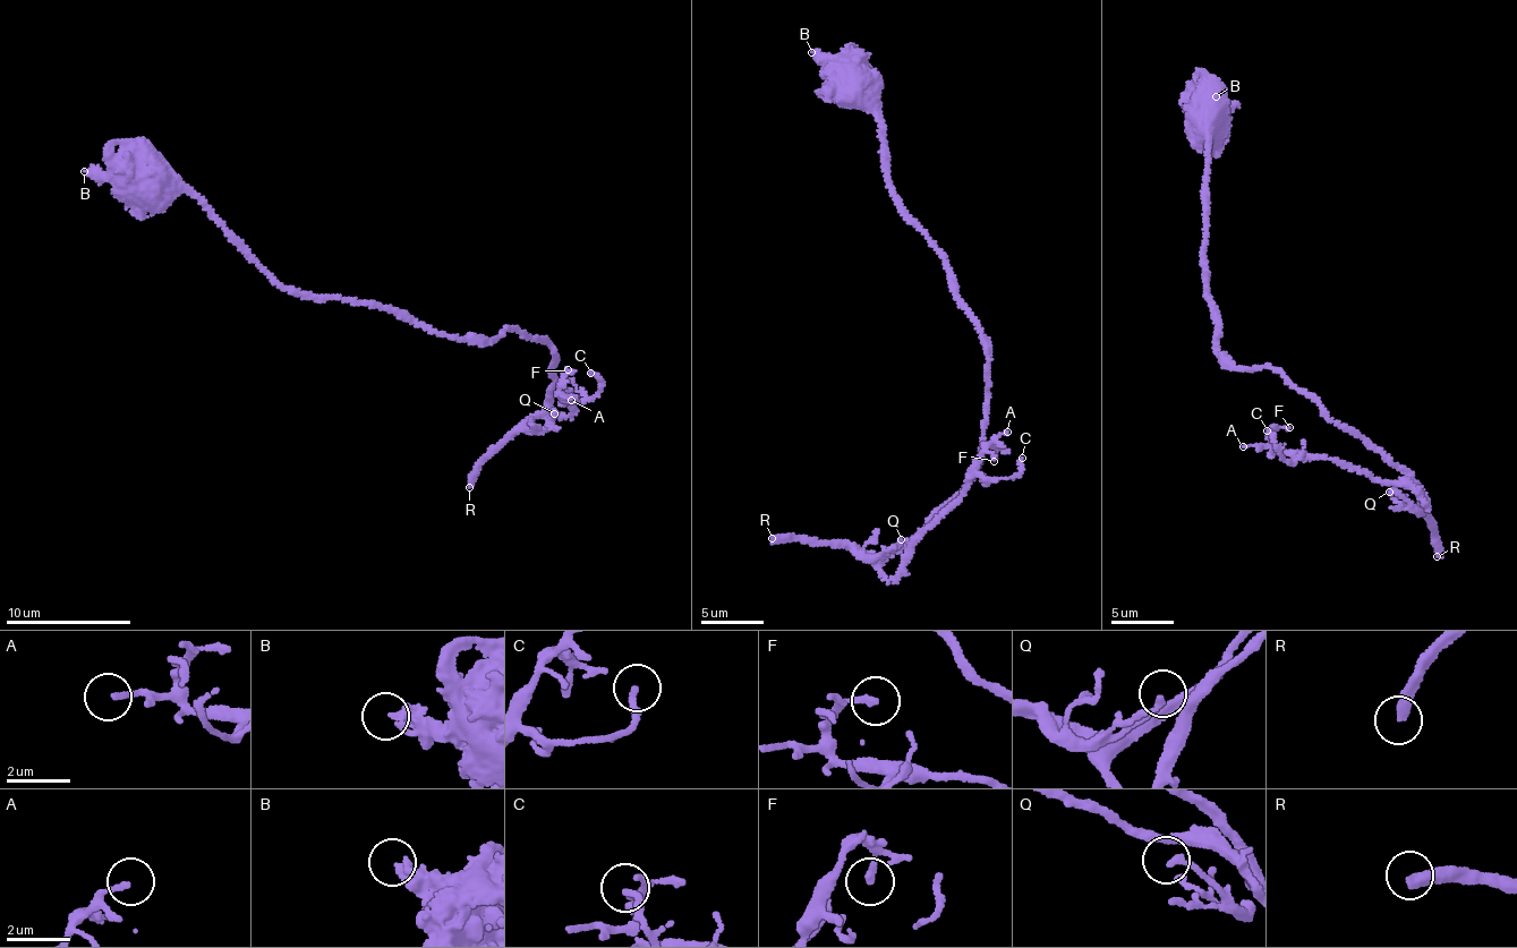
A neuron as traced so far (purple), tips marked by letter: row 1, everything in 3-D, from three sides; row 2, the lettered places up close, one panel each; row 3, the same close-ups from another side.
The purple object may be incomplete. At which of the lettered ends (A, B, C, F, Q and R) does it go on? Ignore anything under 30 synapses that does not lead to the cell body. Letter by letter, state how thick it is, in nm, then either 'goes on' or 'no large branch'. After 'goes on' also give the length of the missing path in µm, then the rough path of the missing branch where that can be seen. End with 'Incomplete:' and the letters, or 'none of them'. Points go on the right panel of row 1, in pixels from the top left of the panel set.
A: 150 nm thick; no large branch
B: 300 nm thick; no large branch
C: 140 nm thick; no large branch
F: 220 nm thick; no large branch
Q: 200 nm thick; no large branch
R: 360 nm thick; goes on; about 300 µm are missing
Incomplete: R

